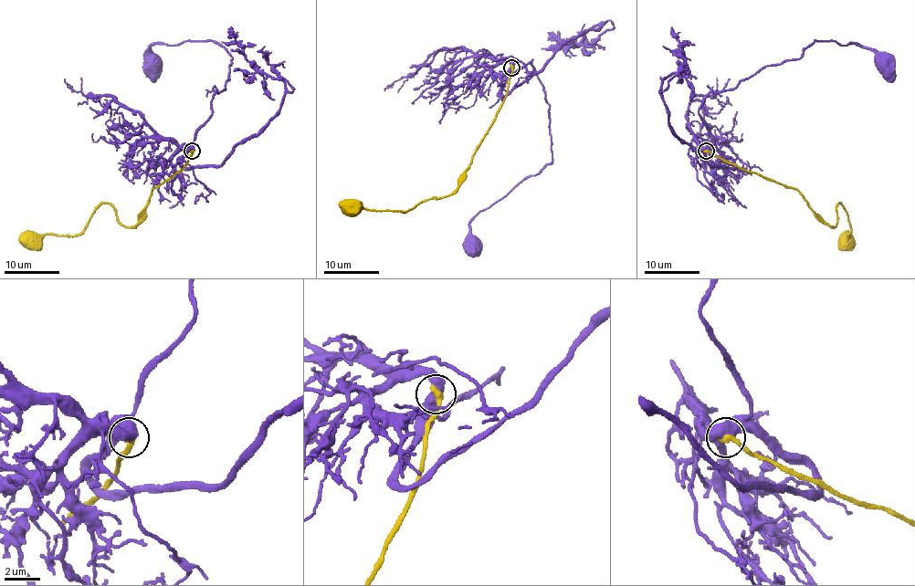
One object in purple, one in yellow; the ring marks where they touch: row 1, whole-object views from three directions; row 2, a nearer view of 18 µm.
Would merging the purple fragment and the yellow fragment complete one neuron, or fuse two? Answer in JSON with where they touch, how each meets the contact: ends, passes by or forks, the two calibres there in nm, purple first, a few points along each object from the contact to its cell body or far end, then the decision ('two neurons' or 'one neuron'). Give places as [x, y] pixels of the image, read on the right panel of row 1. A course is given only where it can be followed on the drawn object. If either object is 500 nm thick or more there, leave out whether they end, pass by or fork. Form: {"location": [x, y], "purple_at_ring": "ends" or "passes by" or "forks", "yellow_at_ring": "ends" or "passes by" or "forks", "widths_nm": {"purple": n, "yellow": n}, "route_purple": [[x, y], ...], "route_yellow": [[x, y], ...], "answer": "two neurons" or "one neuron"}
{"location": [706, 151], "widths_nm": {"purple": 550, "yellow": 380}, "route_purple": [[706, 151], [714, 138], [699, 112], [701, 101], [769, 65], [798, 59], [815, 40], [869, 47], [892, 81]], "route_yellow": [[706, 151], [744, 170], [795, 189], [831, 225], [835, 225], [836, 205], [840, 204], [851, 228], [847, 241]], "answer": "two neurons"}

